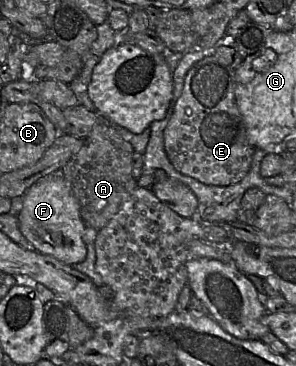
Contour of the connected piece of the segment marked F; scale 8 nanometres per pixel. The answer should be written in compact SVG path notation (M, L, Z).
M62 169L41 177L25 191L18 221L24 237L40 253L69 266L86 258L87 247L83 241L86 225L81 217L79 202L63 177Z

